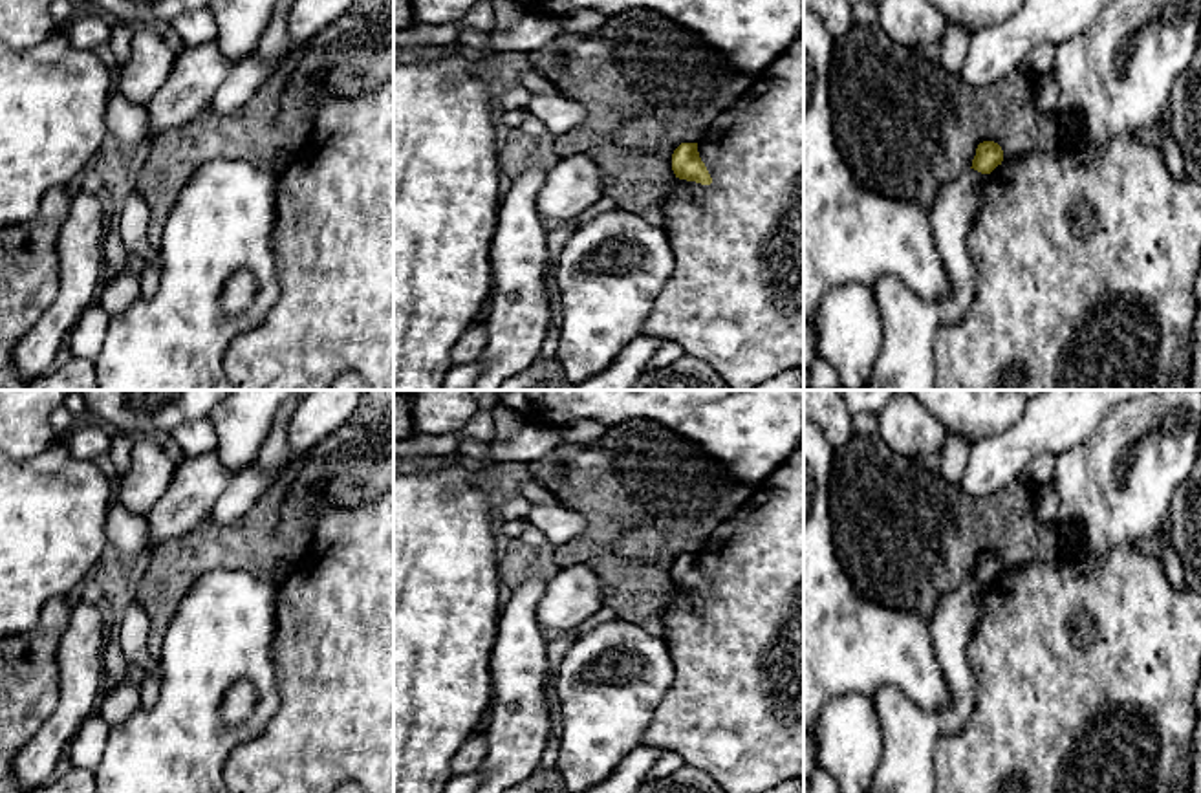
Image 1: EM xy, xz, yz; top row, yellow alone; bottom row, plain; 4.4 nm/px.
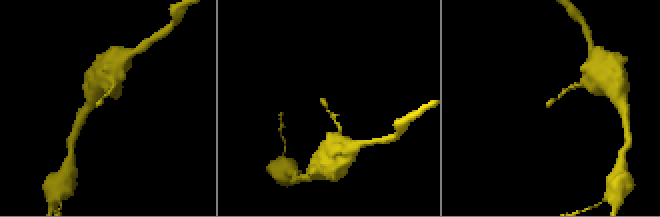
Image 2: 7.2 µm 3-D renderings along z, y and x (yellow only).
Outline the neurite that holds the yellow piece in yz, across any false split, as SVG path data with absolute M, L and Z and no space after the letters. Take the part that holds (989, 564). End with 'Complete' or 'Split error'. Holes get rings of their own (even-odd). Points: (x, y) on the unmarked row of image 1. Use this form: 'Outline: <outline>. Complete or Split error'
Outline: M983 551L976 559L976 566L972 570L974 581L981 584L990 584L998 575L1003 571L1003 560L998 553L994 551Z. Complete

